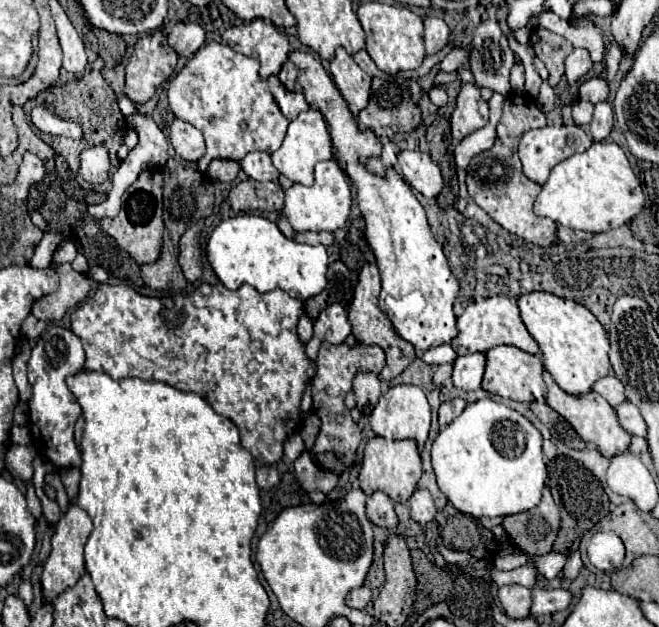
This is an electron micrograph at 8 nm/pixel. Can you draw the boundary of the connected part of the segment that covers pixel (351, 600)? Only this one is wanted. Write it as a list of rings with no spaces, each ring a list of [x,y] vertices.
[[[361,586],[361,588],[355,588],[347,594],[347,600],[345,604],[349,608],[359,608],[359,610],[365,610],[369,604],[371,604],[371,590],[367,586]]]

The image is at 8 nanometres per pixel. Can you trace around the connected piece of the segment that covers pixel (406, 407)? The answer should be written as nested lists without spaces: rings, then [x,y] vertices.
[[[399,384],[399,386],[389,388],[371,412],[371,428],[377,436],[389,438],[389,440],[407,440],[407,438],[411,438],[411,440],[417,442],[419,452],[423,450],[423,444],[427,440],[429,424],[431,424],[429,402],[427,402],[421,388],[409,386],[409,384]]]

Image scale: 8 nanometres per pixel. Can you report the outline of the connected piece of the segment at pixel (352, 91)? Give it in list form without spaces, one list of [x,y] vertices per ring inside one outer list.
[[[345,48],[335,50],[335,58],[331,60],[331,74],[335,78],[337,88],[341,90],[343,98],[349,102],[353,114],[359,114],[369,100],[371,90],[371,76],[365,74],[353,58],[345,52]]]

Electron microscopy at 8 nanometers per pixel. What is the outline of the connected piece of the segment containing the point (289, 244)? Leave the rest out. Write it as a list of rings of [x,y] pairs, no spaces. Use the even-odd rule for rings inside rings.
[[[243,214],[223,220],[207,242],[207,258],[225,288],[237,290],[241,284],[251,284],[259,292],[281,288],[293,298],[305,302],[317,296],[327,284],[327,250],[325,246],[309,246],[289,240],[281,234],[275,222],[255,214]]]

